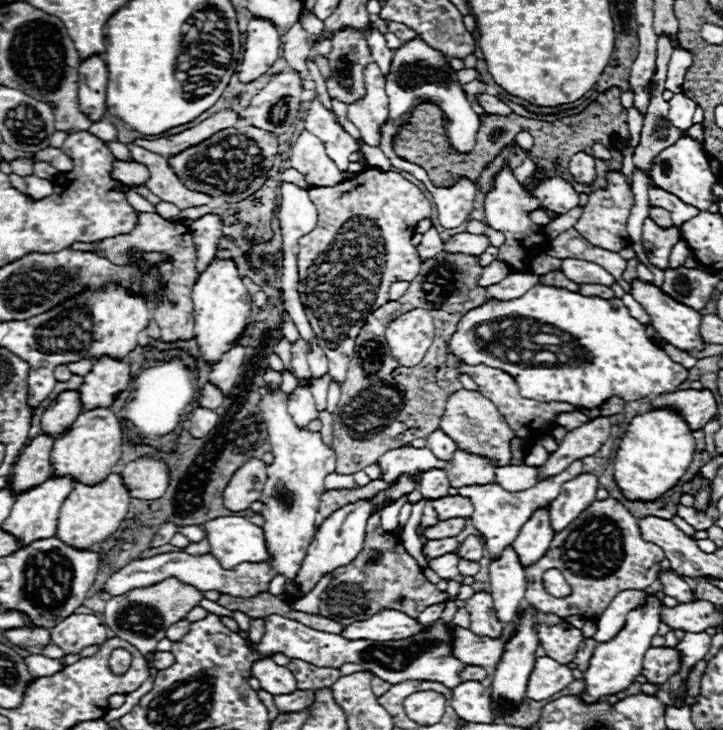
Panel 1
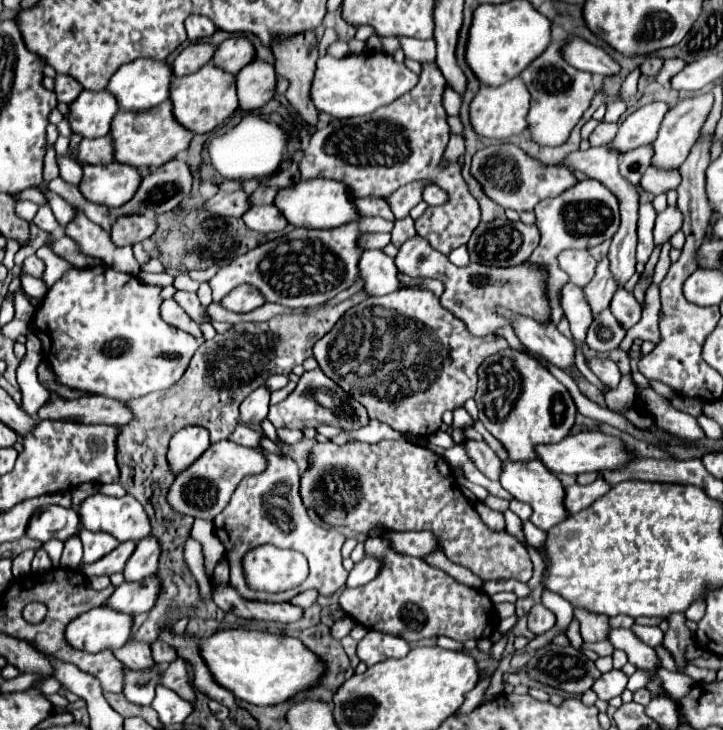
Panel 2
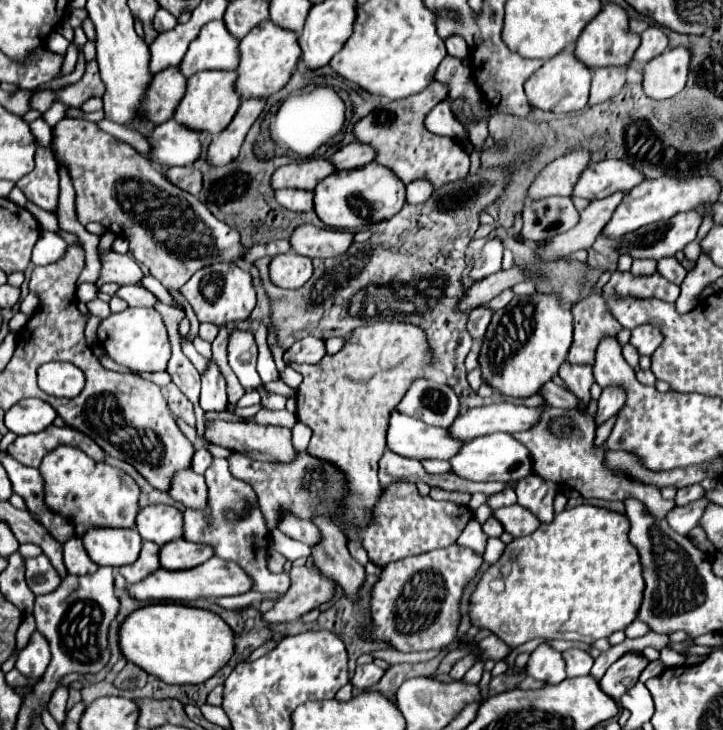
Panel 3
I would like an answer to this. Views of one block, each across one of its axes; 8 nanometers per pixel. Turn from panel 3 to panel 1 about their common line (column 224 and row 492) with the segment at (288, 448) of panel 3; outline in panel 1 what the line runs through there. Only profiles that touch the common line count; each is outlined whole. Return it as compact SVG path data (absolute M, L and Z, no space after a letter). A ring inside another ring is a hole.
M440 468L426 470L426 472L420 476L418 490L422 492L422 496L424 496L426 500L436 500L436 498L440 498L440 496L446 496L446 494L448 494L448 488L450 488L448 476L446 476L446 472L440 470Z

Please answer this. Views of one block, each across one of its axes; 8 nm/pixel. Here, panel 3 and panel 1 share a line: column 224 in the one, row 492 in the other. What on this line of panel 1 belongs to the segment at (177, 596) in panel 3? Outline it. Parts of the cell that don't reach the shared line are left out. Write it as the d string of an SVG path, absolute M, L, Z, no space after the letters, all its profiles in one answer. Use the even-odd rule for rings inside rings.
M588 472L564 484L560 496L550 504L550 526L554 534L570 526L596 500L596 490L598 478Z

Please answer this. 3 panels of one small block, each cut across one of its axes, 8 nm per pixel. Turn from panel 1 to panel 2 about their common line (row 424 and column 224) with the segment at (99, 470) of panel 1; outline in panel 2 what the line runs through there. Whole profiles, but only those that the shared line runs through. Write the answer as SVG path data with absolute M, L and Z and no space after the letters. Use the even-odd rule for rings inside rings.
M208 62L206 66L202 66L194 74L188 74L188 76L182 76L182 78L174 78L170 100L174 104L174 116L176 116L176 120L180 120L180 124L184 124L194 134L212 132L228 116L232 116L236 112L236 108L238 108L236 78L232 74L224 72L222 68L214 66L212 62Z

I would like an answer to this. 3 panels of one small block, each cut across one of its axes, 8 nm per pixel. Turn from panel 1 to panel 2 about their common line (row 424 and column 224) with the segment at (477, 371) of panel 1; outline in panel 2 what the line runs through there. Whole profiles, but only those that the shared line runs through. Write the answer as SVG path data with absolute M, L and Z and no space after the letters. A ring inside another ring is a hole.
M268 454L268 468L256 476L246 476L236 492L232 494L232 500L228 508L214 520L214 532L218 540L226 548L226 558L230 562L230 584L248 600L264 600L264 602L288 602L292 596L314 588L322 596L332 596L338 588L346 584L348 572L342 566L342 556L340 548L344 544L344 536L336 528L322 528L314 524L308 518L308 512L300 500L300 472L296 462L288 456L276 456ZM272 544L276 548L290 548L296 552L302 552L310 564L310 576L296 588L278 592L278 594L268 594L268 592L258 592L252 590L246 584L244 570L242 570L242 558L246 552L252 548Z

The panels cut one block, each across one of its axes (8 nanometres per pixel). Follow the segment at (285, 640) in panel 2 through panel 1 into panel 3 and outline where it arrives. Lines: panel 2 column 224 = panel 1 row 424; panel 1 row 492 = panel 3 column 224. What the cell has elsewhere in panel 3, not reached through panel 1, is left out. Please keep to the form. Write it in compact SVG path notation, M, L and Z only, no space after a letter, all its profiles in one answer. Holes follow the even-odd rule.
M150 604L134 610L120 624L122 656L166 684L200 684L212 678L232 656L232 630L224 620L202 608L184 604Z

